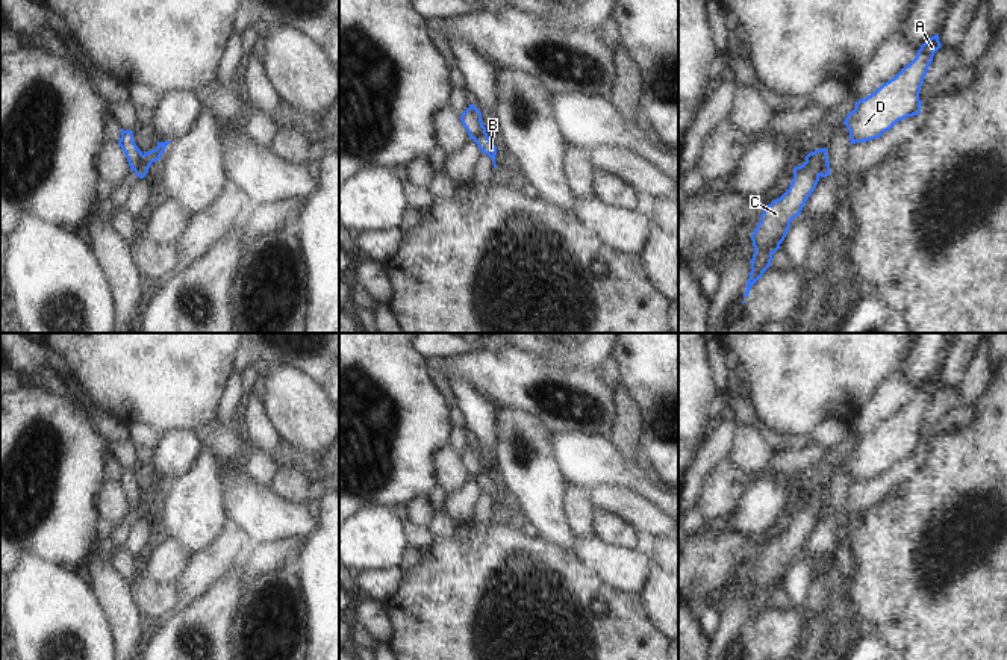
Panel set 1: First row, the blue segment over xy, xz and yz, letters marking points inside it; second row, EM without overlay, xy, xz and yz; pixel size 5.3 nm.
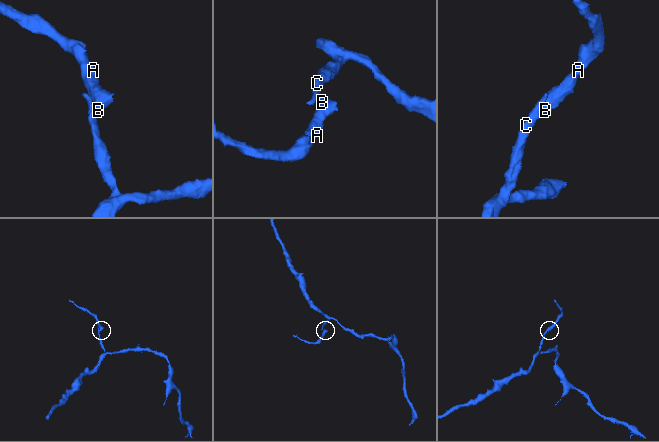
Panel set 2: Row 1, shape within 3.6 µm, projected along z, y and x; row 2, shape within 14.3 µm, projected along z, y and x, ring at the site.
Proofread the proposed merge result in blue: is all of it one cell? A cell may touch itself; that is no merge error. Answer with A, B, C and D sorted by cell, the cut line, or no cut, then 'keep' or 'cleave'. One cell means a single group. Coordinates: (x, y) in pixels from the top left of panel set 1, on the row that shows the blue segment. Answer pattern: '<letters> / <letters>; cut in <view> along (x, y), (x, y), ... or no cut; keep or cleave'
A B D / C; cut in yz along (826, 155), (818, 174); cleave

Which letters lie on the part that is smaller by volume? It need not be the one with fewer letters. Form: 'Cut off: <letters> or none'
Cut off: A, B, D

